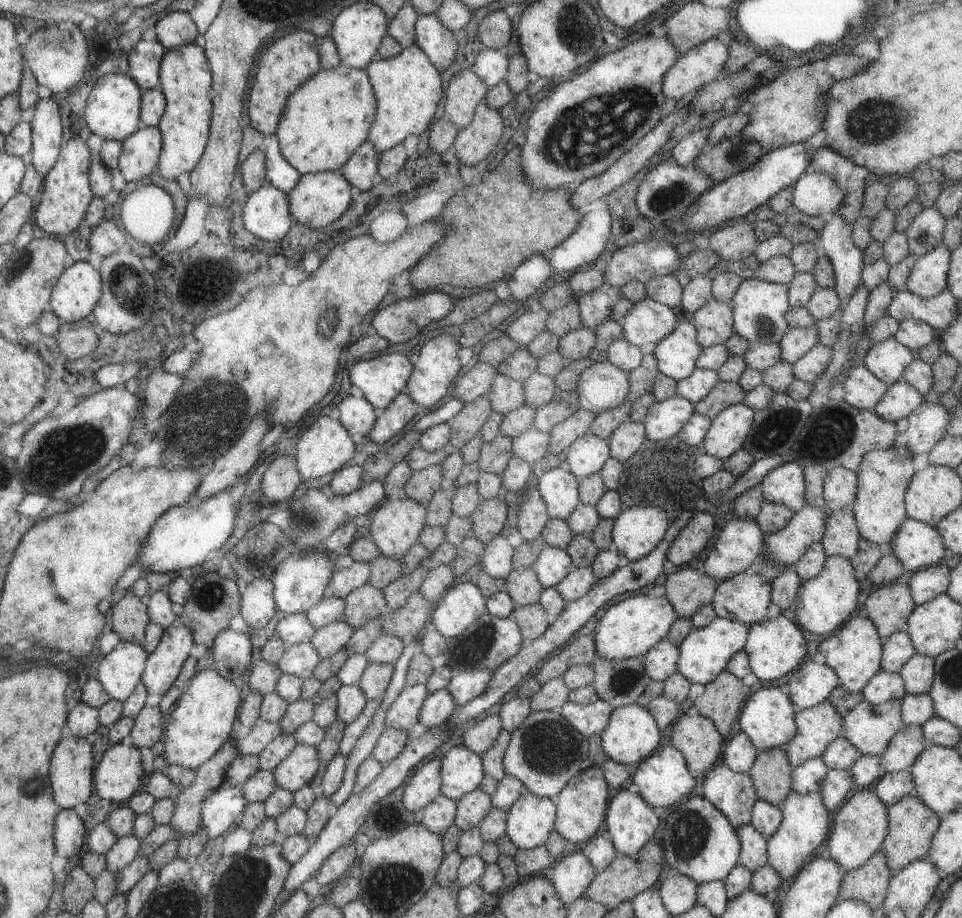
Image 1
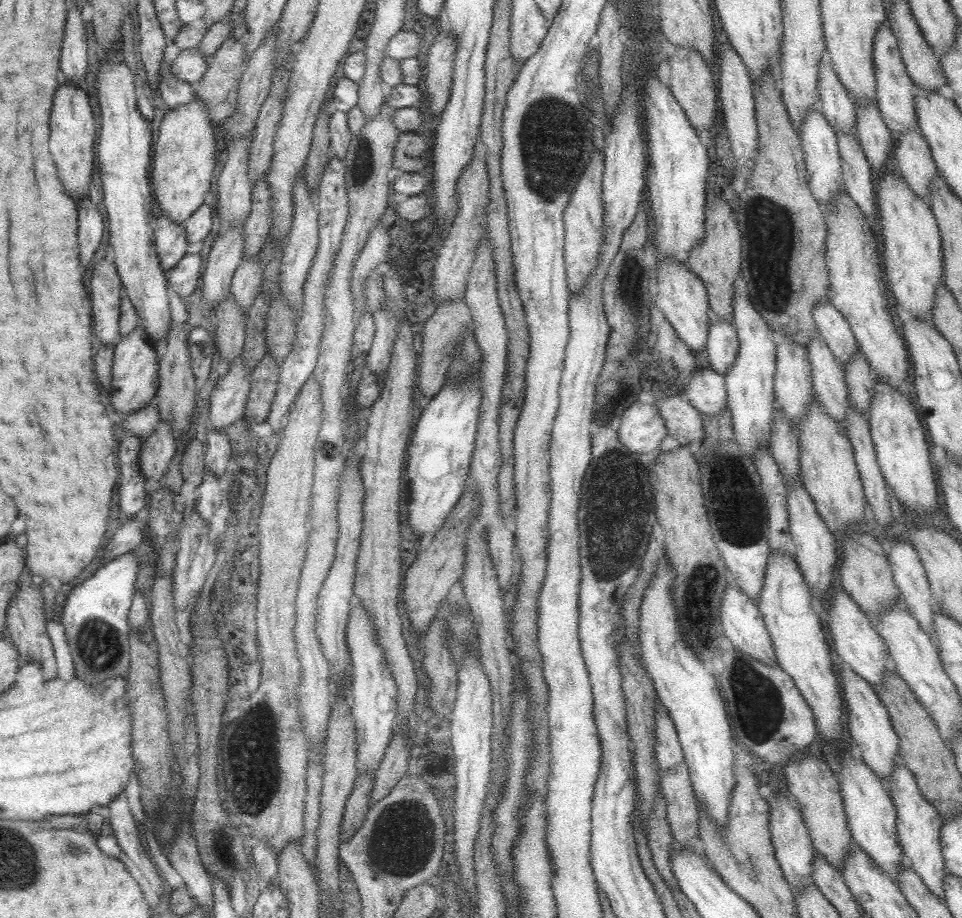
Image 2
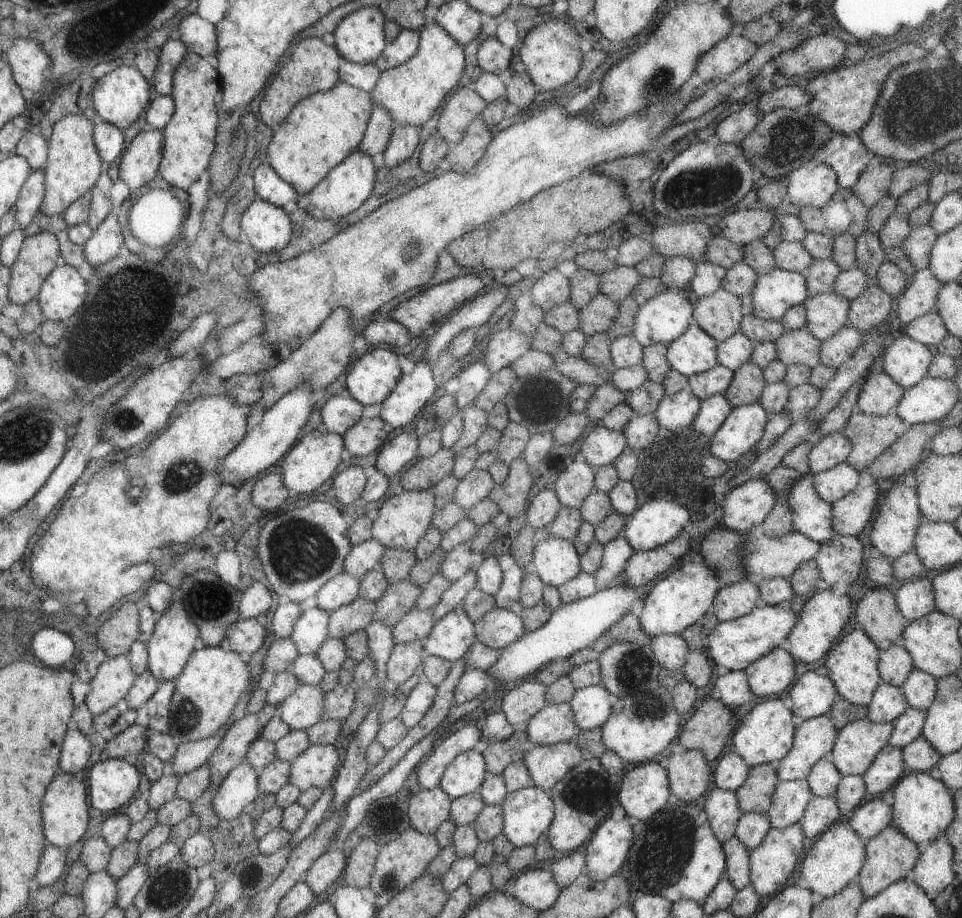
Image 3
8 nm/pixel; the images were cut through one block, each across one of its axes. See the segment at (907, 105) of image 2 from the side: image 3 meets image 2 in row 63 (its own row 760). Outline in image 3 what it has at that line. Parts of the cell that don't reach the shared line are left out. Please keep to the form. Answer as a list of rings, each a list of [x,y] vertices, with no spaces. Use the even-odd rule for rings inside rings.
[[[886,745],[863,772],[864,794],[875,798],[883,796],[887,788],[893,787],[903,774],[902,750]]]

